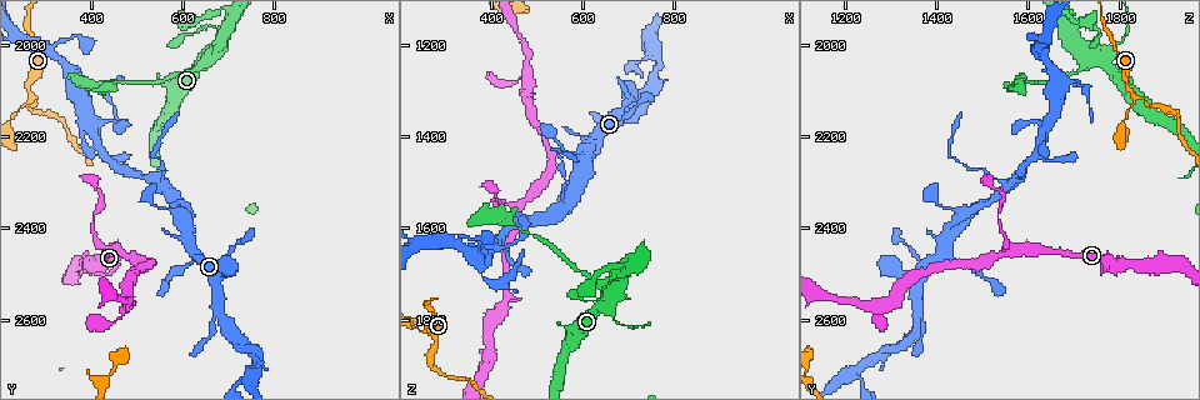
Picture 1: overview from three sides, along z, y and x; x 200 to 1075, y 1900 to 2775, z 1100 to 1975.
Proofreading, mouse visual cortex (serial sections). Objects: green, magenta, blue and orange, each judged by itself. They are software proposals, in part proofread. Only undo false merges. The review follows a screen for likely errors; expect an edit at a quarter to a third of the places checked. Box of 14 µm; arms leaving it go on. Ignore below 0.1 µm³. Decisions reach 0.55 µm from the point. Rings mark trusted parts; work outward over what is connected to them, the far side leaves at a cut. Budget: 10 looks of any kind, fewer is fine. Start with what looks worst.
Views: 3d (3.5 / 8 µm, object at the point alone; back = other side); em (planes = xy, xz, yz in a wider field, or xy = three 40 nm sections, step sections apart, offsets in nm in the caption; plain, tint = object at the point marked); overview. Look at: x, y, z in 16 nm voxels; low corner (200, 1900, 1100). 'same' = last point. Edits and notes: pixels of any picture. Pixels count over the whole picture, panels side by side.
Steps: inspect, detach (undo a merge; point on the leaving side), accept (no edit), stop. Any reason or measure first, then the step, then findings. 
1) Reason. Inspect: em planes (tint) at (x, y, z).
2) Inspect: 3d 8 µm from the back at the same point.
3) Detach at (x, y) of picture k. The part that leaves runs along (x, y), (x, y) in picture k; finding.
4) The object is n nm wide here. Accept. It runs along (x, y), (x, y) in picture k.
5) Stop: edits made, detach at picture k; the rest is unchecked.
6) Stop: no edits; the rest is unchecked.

Sudden change in width. Inspect: 3d 8 µm at (270, 2115, 1840).

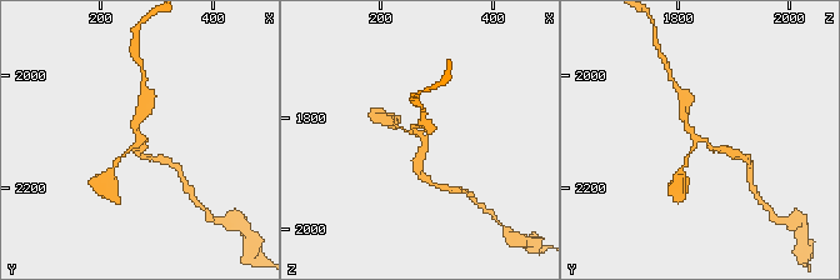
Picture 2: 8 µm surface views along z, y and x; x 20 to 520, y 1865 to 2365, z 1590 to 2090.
3 arms meet here; the arms are 100, 200, 250 nm wide. Inspect: em xy step 5 (tint) at (275, 2115, 1835).

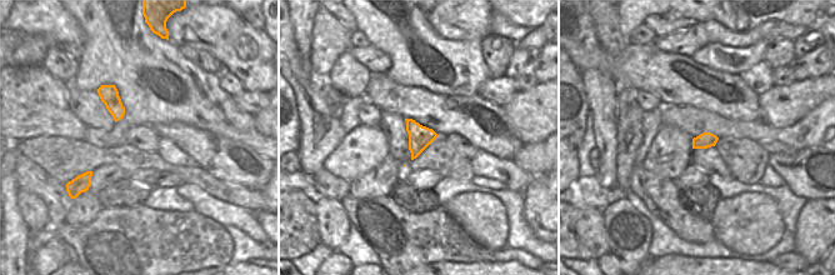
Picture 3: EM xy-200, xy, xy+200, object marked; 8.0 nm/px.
Accept. It runs along (143, 109), (135, 126), (140, 141), (115, 163) in picture 2; all the same cell.

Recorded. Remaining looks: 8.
Calibre changes. Inspect: 3d 3.5 µm at (615, 2060, 1705).

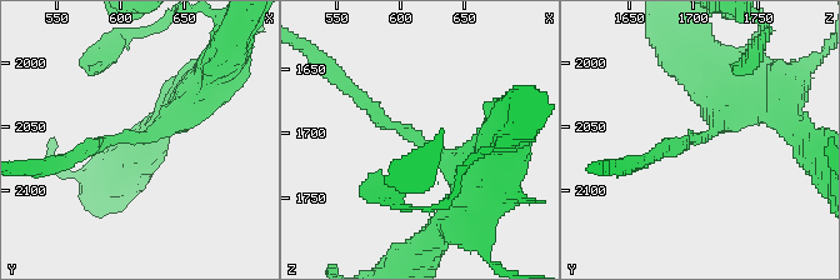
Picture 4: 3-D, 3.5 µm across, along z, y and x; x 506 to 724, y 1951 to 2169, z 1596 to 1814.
Need the tissue. Inspect: em xy step 3 (tint) at (612, 2056, 1702).

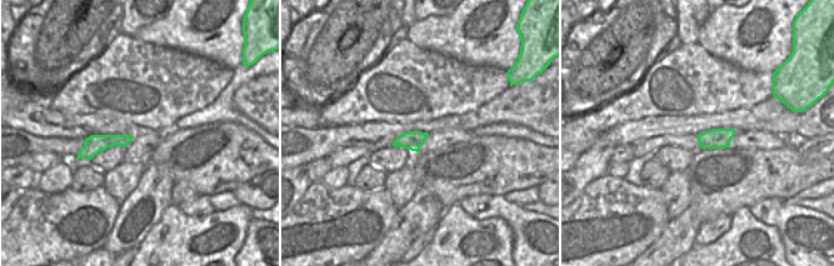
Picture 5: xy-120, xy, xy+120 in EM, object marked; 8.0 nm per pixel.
Inspect: em xy step 1 (tint) at the same point.

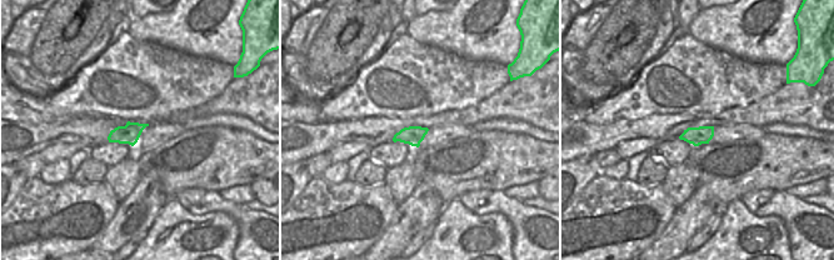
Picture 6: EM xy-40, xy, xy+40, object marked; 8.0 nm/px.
The arms are 200, 500 nm wide. Detach at (665, 145) of picture 4. The part that leaves runs along (691, 136), (611, 168) in picture 4; a second cell is stuck on.

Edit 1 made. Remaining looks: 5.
Redraw. Inspect: overview.

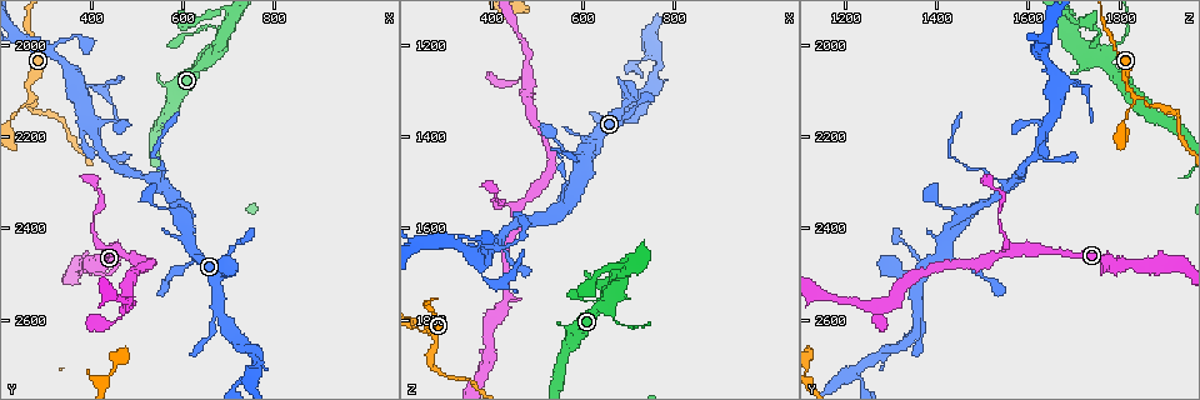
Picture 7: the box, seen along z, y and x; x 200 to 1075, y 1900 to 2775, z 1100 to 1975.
Three arms meet. Inspect: 3d 8 µm at (465, 2445, 1560).

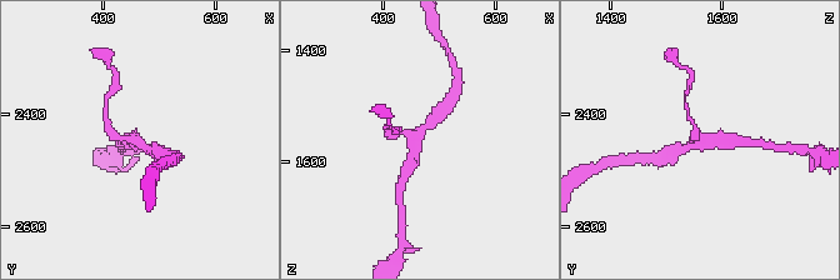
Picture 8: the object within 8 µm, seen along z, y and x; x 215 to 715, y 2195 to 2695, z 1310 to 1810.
3 arms meet here; the arms are 200, 300, 350 nm wide. Inspect: em xy step 3 (tint) at (460, 2450, 1555).

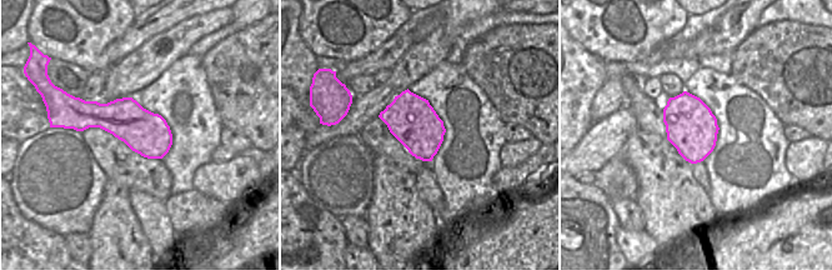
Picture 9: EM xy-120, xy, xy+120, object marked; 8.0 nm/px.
Accept. It runs along (406, 171), (418, 133), (439, 113) in picture 8; one cell here.

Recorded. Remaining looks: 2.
Sharp bend. Inspect: 3d 3.5 µm at (395, 2185, 1640).

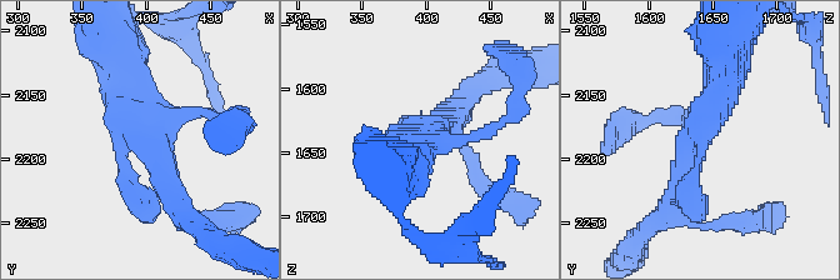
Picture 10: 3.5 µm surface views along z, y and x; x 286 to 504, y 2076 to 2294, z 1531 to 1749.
Need the tissue. Inspect: em xy step 5 (tint) at (400, 2182, 1634).

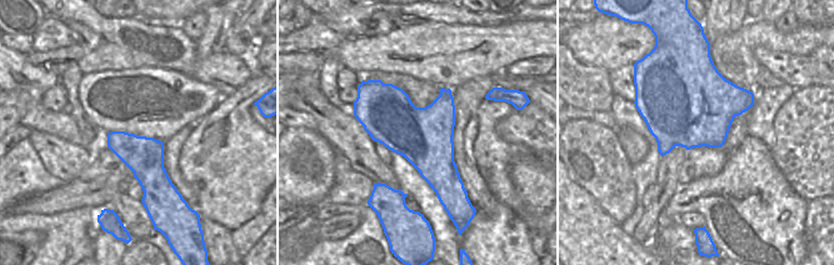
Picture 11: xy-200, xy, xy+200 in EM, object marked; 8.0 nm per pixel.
Accept. It runs along (669, 206), (724, 65) in picture 10; continuous, no second cell.

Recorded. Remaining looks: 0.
Stop: edits made, detach at picture 4; the rest is unchecked.

